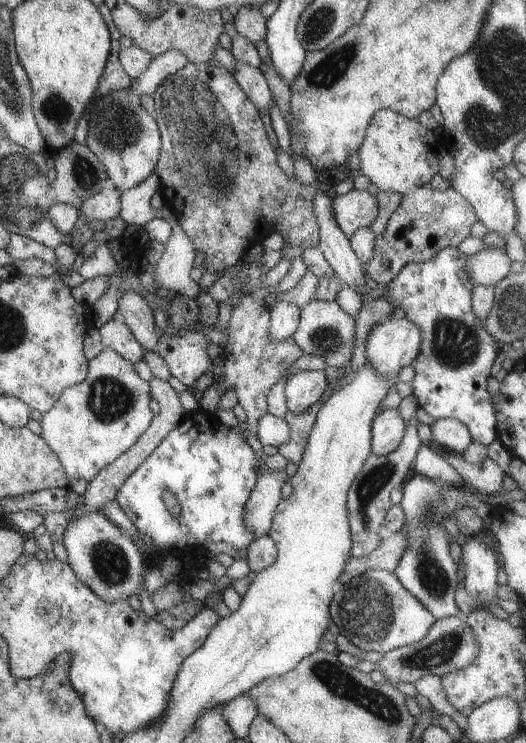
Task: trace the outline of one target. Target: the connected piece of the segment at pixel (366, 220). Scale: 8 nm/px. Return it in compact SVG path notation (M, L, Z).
M353 188L345 194L337 194L332 200L332 212L340 230L350 238L358 228L370 227L376 220L380 204L368 191Z

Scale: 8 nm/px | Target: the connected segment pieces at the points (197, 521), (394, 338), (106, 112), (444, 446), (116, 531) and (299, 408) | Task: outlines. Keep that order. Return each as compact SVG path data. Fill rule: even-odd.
M197 408L187 412L182 422L168 432L168 436L158 444L158 448L128 476L128 480L118 490L116 499L134 526L156 546L166 544L172 550L180 544L197 546L206 541L224 541L234 548L238 558L246 561L248 546L257 536L244 524L244 506L256 486L262 467L241 430L225 426L215 413ZM166 492L176 496L181 506L178 518L169 516L168 510L165 509L163 495Z
M403 319L384 320L372 328L366 338L366 360L382 376L398 376L412 361L422 344L422 332L417 324Z
M129 88L110 92L94 102L88 120L86 144L105 166L107 178L122 192L138 186L155 172L162 139L153 115L140 103L140 95Z
M451 418L435 419L430 426L430 444L438 450L458 452L462 454L472 442L472 434L466 424Z
M103 511L70 520L64 530L64 546L68 552L67 563L76 576L104 602L126 602L130 597L138 596L147 568L145 559L129 535Z
M323 370L289 374L285 386L288 410L294 414L302 414L322 399L326 387L327 378Z

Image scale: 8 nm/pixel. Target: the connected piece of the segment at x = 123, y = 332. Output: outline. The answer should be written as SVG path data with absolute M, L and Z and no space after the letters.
M112 318L101 326L100 331L104 348L118 352L132 364L145 358L145 348L136 340L134 333L126 323L116 324Z

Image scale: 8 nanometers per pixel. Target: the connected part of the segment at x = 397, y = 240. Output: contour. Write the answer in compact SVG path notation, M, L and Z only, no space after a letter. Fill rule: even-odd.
M426 183L403 196L400 205L389 218L382 237L375 238L374 254L370 262L364 264L365 272L377 284L390 284L406 264L430 260L441 249L457 246L470 235L470 227L476 221L474 207L452 186L440 191Z

